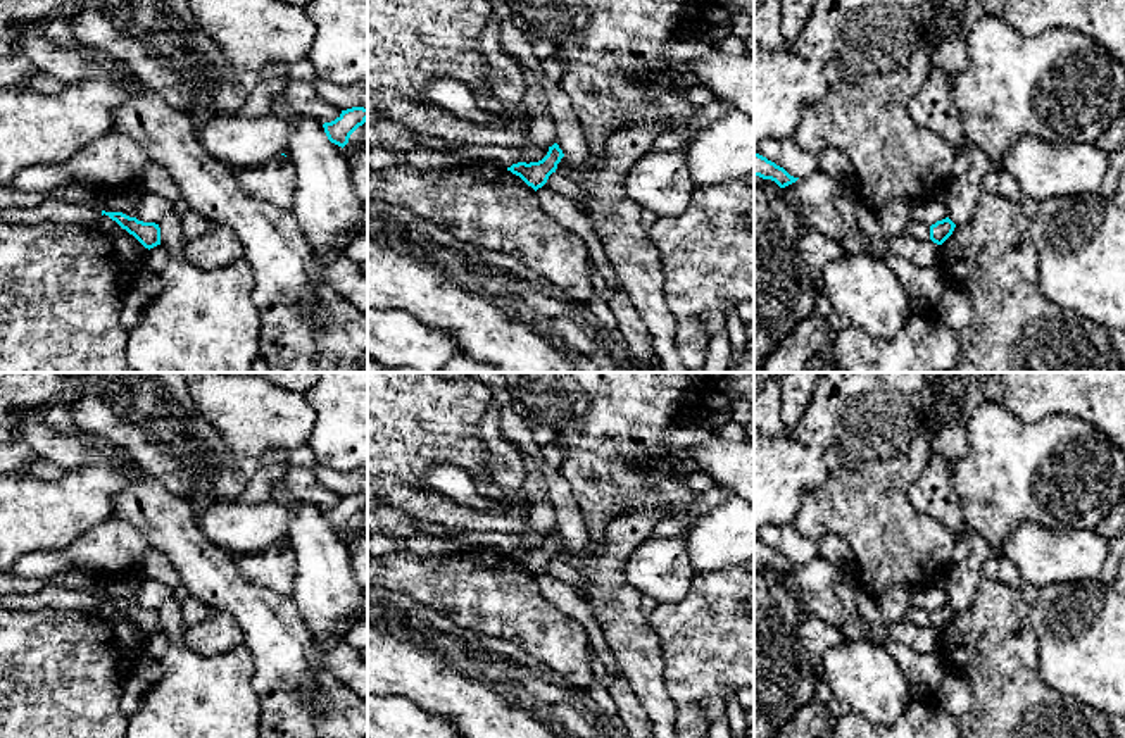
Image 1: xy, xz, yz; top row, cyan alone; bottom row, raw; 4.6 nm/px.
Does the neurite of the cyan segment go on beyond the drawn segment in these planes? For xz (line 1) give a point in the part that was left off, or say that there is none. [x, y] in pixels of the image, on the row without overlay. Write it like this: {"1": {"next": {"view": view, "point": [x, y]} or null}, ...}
{"1": {"next": null}}

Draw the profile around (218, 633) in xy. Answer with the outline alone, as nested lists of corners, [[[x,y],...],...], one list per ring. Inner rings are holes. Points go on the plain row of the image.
[[[212,609],[211,614],[188,624],[183,633],[185,645],[200,655],[221,655],[243,643],[243,633],[228,610]]]

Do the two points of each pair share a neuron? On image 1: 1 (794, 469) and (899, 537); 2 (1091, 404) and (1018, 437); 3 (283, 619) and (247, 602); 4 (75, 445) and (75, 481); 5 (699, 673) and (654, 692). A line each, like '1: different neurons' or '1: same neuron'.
1: different neurons
2: different neurons
3: same neuron
4: different neurons
5: different neurons

